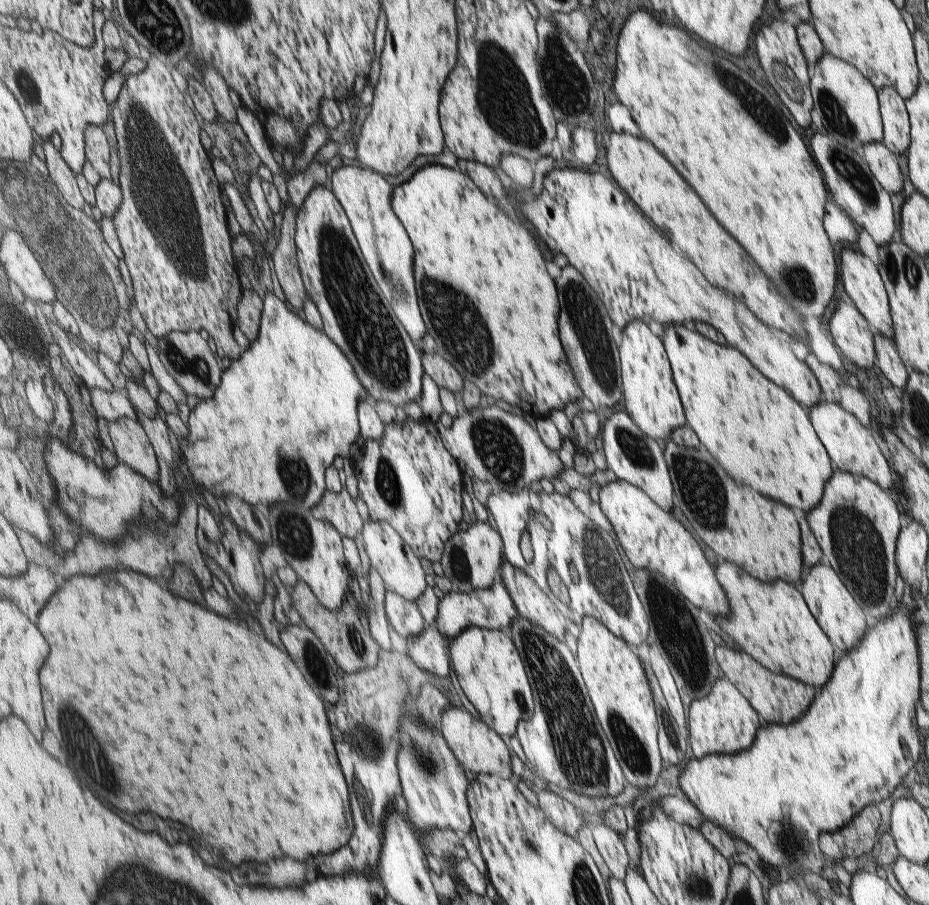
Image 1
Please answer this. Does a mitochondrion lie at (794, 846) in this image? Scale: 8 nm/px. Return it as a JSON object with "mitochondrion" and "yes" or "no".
{"mitochondrion":"yes"}

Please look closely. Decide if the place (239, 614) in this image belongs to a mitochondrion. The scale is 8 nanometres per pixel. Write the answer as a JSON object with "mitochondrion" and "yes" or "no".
{"mitochondrion":"no"}

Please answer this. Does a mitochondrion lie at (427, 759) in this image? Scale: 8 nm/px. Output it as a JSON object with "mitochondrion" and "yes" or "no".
{"mitochondrion":"yes"}

